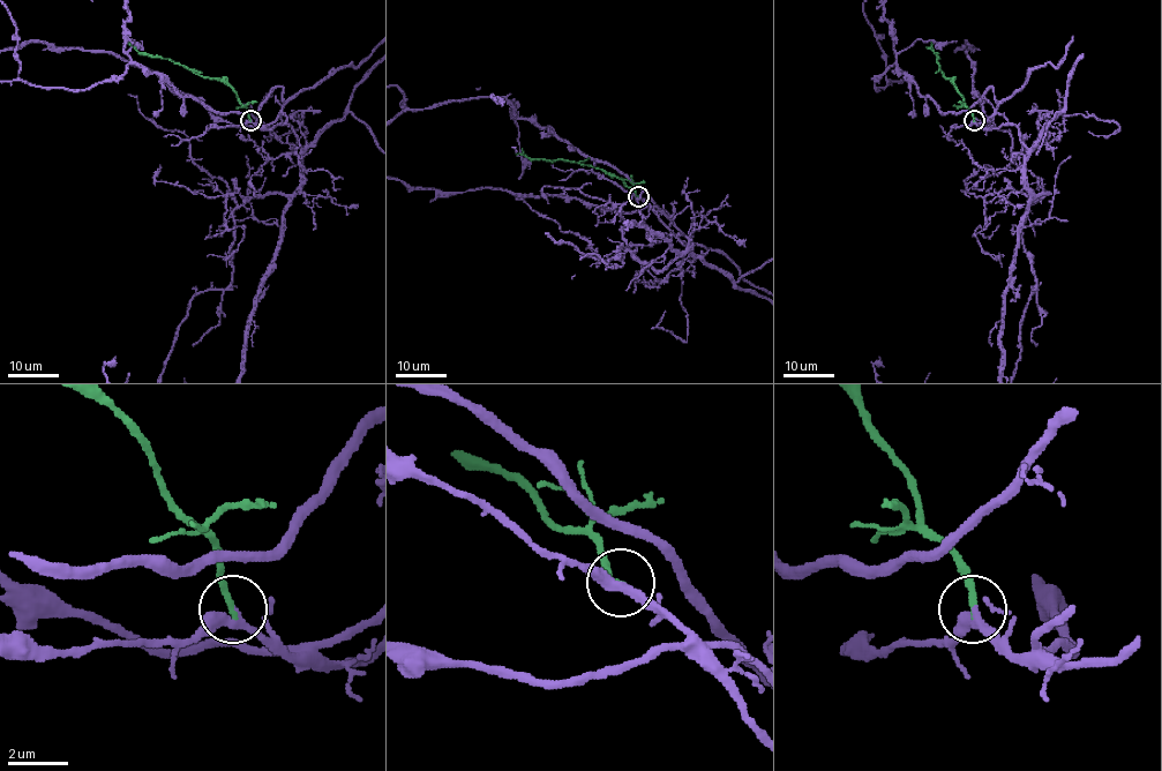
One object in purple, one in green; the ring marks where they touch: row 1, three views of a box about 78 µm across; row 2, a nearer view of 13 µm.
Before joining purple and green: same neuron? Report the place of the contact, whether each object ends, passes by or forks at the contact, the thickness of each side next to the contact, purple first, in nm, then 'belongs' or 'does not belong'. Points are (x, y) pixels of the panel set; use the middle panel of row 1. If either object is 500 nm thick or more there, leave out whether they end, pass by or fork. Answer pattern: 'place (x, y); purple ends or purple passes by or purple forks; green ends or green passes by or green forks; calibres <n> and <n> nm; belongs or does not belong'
place (638, 196); purple passes by; green ends; calibres 320 and 240 nm; belongs

